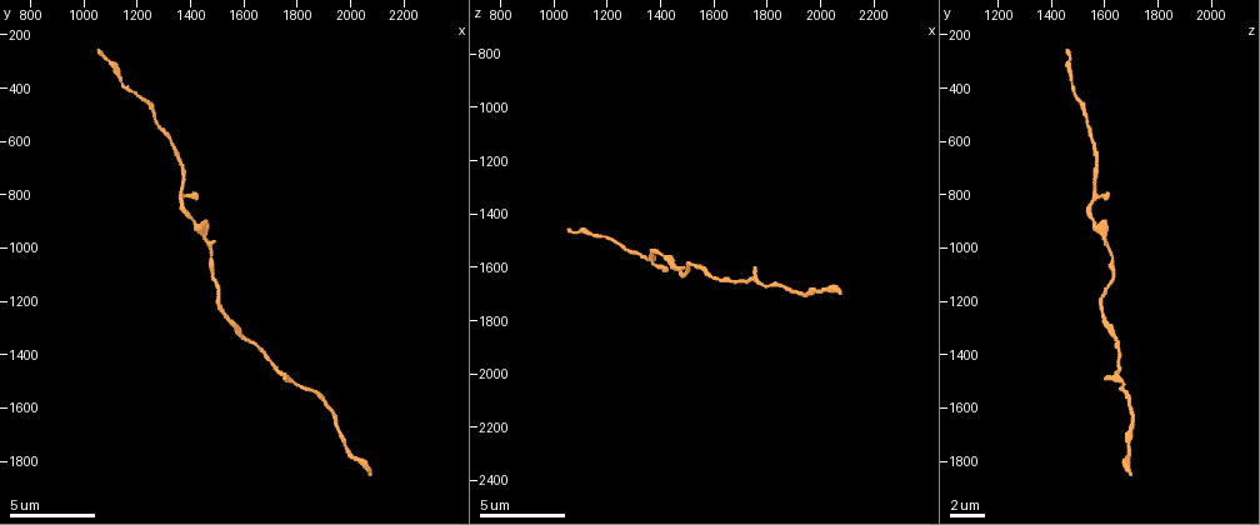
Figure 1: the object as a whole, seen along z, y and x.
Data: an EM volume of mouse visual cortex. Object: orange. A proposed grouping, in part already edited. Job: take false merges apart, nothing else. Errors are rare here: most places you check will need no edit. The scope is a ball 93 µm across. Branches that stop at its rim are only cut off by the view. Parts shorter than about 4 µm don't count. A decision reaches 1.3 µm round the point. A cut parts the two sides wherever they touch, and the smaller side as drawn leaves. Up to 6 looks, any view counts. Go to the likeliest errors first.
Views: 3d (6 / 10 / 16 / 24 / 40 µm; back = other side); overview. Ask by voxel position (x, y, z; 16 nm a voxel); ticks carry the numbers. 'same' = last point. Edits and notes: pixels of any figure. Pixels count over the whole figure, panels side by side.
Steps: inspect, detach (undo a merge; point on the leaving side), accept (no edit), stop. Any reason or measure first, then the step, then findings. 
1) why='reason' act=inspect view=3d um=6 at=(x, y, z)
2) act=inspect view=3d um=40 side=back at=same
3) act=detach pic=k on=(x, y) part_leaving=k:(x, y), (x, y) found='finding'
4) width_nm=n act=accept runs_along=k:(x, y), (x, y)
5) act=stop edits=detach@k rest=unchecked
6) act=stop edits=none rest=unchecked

why='thick turns thin' act=inspect view=3d um=16 at=(1390, 880, 1550)

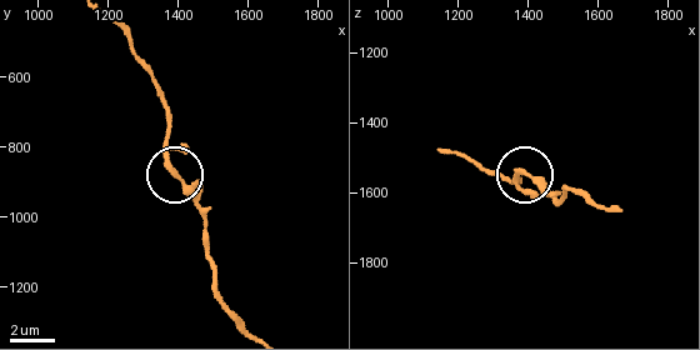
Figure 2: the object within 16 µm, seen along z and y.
width_nm=260 act=accept runs_along=2:(204, 246), (196, 198), (165, 148), (170, 119), (166, 104) found='one neuron here'

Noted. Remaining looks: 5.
why='sudden change in width' act=inspect view=3d um=6 at=(1510, 1220, 1590)

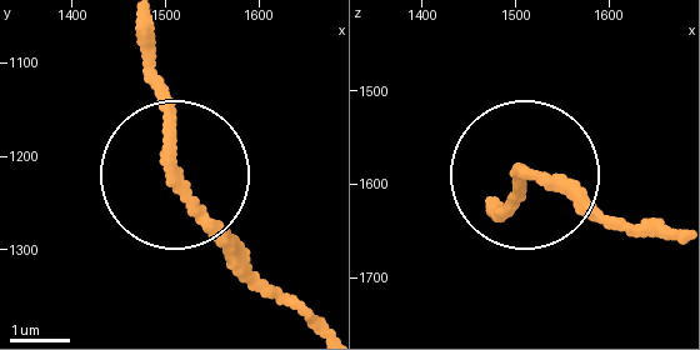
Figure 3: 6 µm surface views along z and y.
act=inspect view=3d um=6 side=back at=(1510, 1220, 1590)

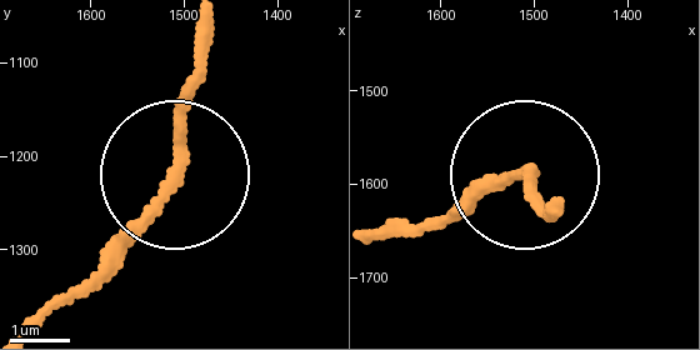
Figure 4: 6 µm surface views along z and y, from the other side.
width_nm=190 act=accept found='continuous, no second neuron'

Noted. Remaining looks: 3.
why='calibre changes' act=inspect view=3d um=10 at=(1710, 1430, 1660)

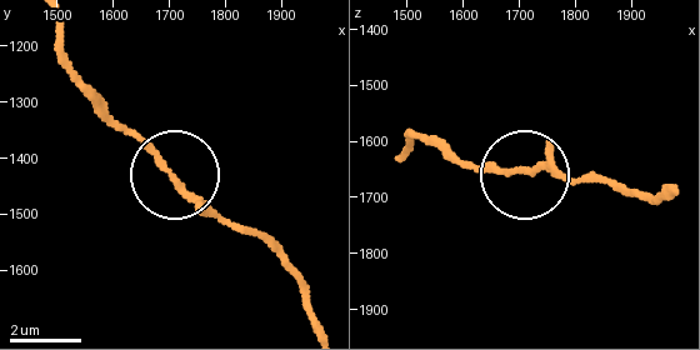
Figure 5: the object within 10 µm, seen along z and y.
act=accept found='continuous, no second neuron'

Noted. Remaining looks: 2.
act=stop edits=none rest=unchecked

